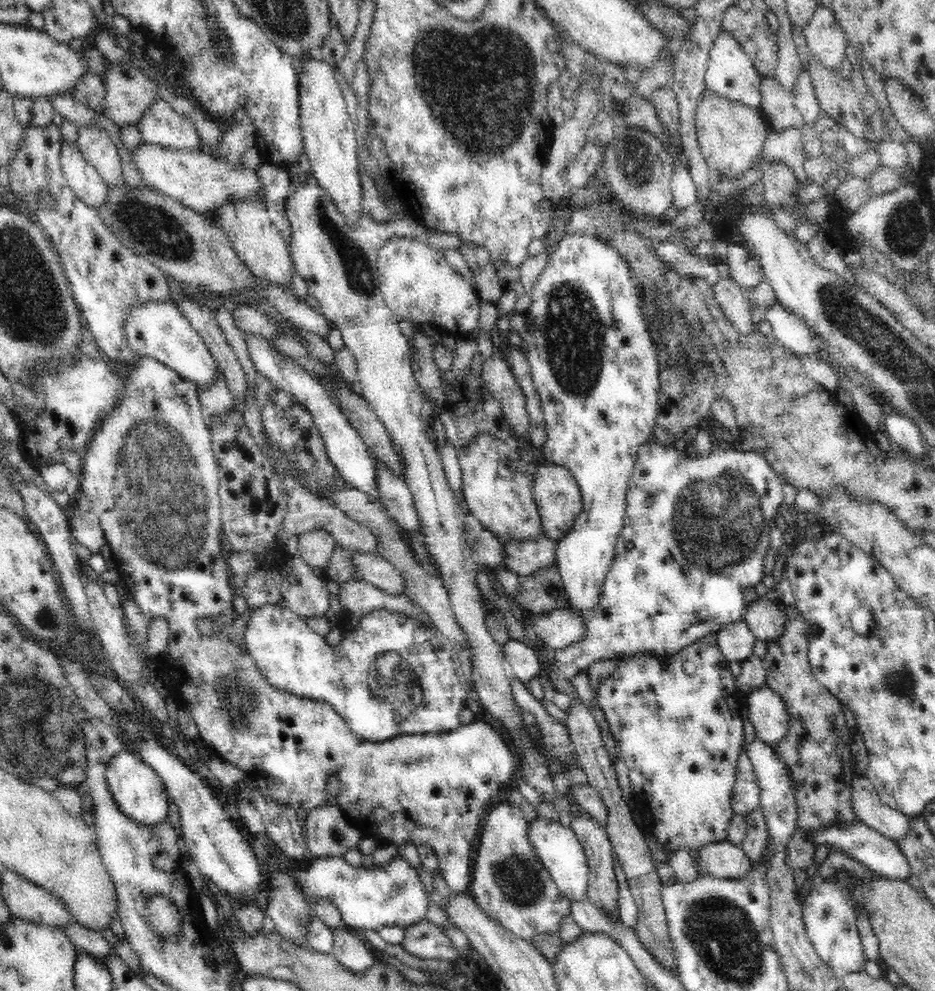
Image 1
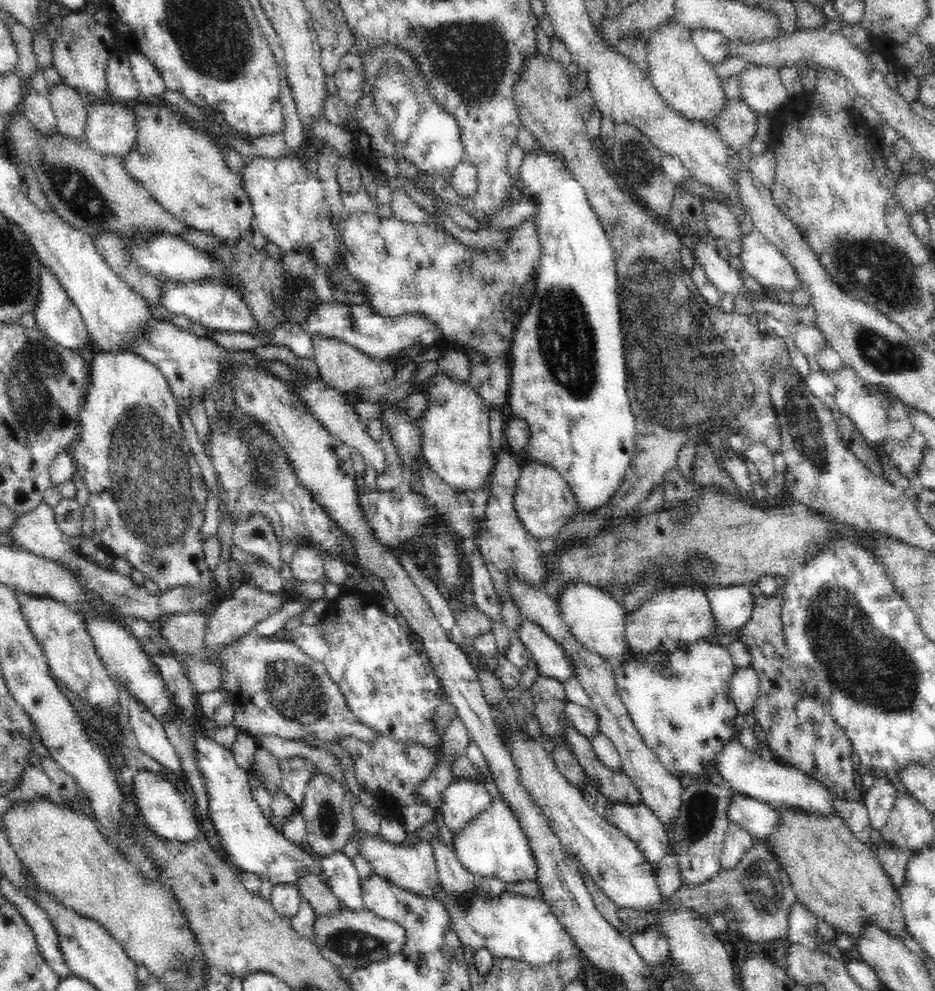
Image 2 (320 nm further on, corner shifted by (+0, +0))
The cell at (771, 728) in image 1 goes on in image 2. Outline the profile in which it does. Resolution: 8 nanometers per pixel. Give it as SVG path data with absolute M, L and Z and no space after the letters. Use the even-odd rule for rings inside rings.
M751 667L738 669L732 676L732 697L740 714L748 714L754 710L760 690L759 676Z

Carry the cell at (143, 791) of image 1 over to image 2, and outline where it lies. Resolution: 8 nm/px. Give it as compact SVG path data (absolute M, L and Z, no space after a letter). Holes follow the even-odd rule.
M148 769L136 770L131 782L131 793L141 821L156 838L182 842L200 837L194 806L180 794L165 774Z

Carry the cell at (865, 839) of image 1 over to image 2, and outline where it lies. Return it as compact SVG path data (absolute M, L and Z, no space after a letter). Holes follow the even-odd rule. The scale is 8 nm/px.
M741 793L732 800L732 808L728 813L730 813L731 822L742 826L756 841L770 838L782 826L780 809Z

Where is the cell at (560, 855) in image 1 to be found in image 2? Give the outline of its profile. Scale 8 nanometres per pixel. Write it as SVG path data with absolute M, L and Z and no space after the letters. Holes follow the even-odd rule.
M496 797L492 806L480 814L472 825L454 834L454 852L460 863L482 879L496 877L502 882L537 882L539 859L532 846L531 835L524 829L519 814L504 799Z

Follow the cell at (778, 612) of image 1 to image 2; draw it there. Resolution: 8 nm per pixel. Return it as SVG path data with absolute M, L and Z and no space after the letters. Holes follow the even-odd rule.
M752 585L718 586L705 593L712 603L716 625L728 632L742 628L754 614L757 591Z

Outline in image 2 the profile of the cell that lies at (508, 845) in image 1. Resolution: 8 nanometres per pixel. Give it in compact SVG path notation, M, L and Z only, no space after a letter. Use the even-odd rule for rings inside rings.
M457 779L440 796L441 818L453 834L460 834L468 825L492 806L492 796L484 784Z

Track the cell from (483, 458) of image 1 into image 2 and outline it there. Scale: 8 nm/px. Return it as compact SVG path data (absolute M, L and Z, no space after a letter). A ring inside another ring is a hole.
M441 372L432 375L433 383L424 395L428 398L428 408L422 412L421 424L424 432L424 457L427 465L432 469L442 482L459 493L473 495L480 492L486 486L486 480L492 476L494 470L494 450L492 450L492 438L490 438L490 416L491 408L477 396L477 392L466 383L454 381Z

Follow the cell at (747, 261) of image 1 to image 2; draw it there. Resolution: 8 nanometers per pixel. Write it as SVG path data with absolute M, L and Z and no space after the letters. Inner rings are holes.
M758 230L750 231L742 241L742 271L757 282L757 286L790 292L801 288L796 271Z

